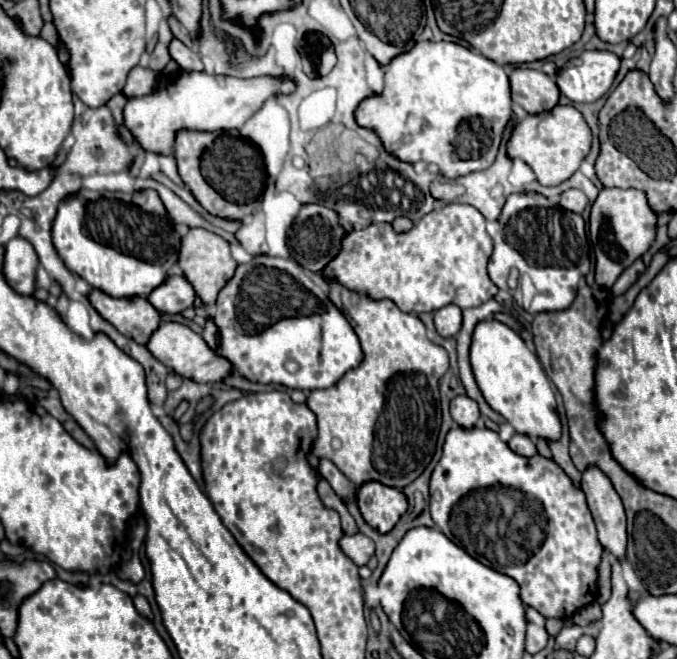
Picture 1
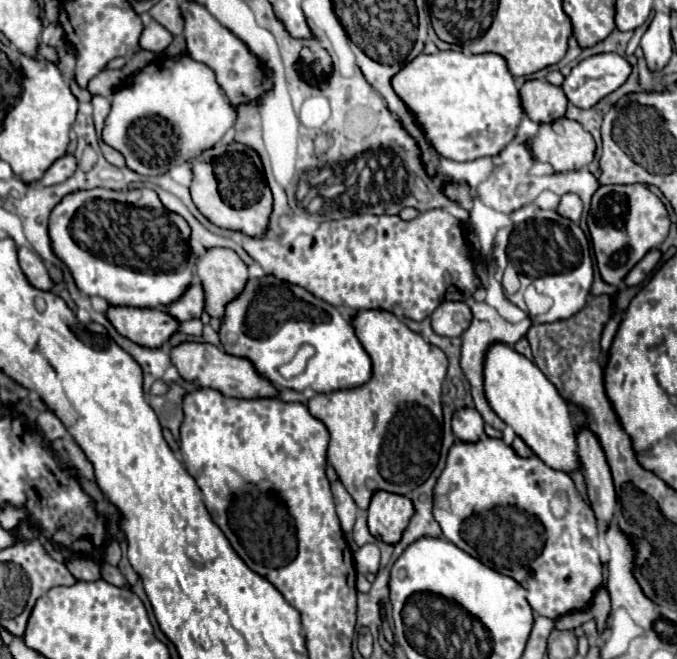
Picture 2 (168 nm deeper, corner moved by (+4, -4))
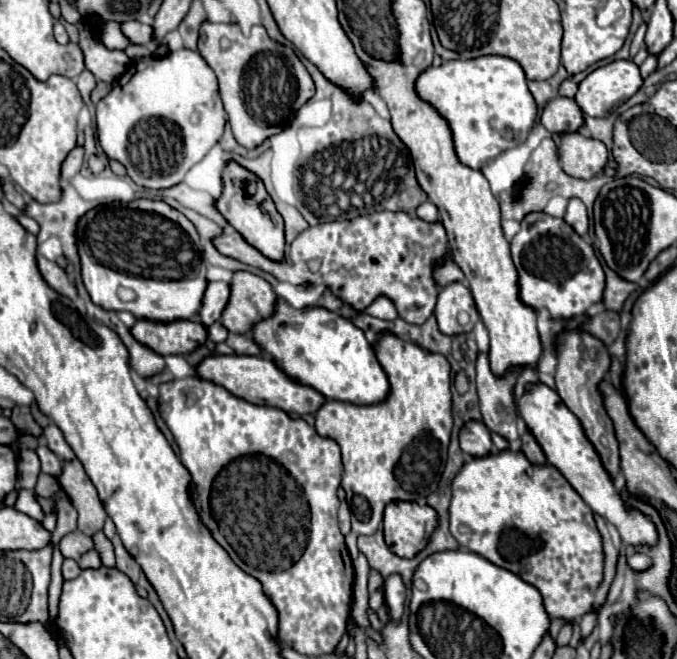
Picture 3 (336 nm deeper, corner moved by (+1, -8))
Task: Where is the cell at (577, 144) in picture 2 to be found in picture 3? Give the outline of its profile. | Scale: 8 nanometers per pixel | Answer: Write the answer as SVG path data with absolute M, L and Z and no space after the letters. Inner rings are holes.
M567 133L559 137L559 157L561 167L567 175L579 179L591 179L603 171L607 165L609 151L597 141L583 137L581 133Z

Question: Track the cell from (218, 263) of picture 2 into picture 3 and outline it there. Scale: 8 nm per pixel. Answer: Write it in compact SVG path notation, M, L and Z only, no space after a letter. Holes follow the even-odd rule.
M239 271L231 281L231 301L223 311L221 323L237 335L245 335L261 319L273 315L277 295L259 275Z

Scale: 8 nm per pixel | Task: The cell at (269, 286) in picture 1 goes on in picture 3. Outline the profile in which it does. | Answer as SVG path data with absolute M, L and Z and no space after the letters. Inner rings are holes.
M279 299L275 313L253 327L253 337L263 347L263 353L275 359L291 379L317 389L327 399L353 405L375 405L385 401L391 391L373 345L359 327L339 313L327 309L293 309L287 301Z

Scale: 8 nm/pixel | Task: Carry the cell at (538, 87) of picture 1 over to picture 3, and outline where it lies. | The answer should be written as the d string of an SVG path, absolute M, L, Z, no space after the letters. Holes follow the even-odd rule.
M557 97L543 109L541 123L555 137L565 133L575 133L583 127L583 111L575 103L575 99Z

